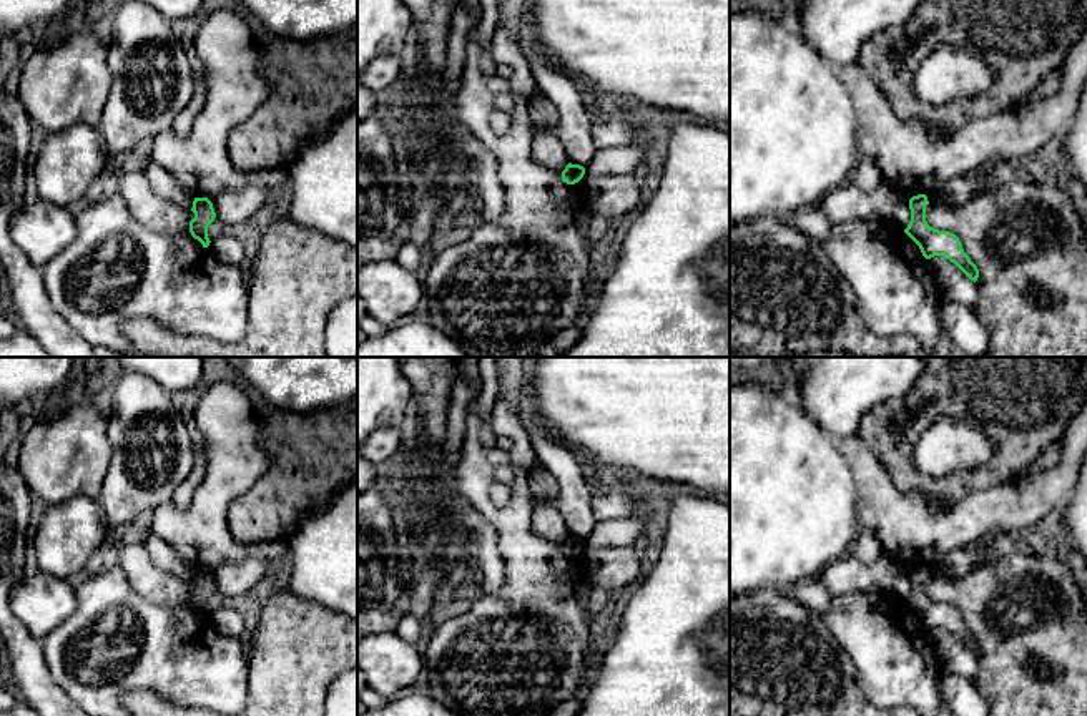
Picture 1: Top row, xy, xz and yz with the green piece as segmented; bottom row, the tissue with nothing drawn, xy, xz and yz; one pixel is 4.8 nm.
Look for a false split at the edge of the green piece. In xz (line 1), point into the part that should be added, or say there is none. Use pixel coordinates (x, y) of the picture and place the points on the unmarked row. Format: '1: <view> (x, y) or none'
1: none

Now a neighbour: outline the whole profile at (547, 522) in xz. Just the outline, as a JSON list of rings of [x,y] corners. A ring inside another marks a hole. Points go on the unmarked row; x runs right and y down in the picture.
[[[555,503],[534,507],[530,527],[534,535],[558,545],[568,537],[565,520]]]

